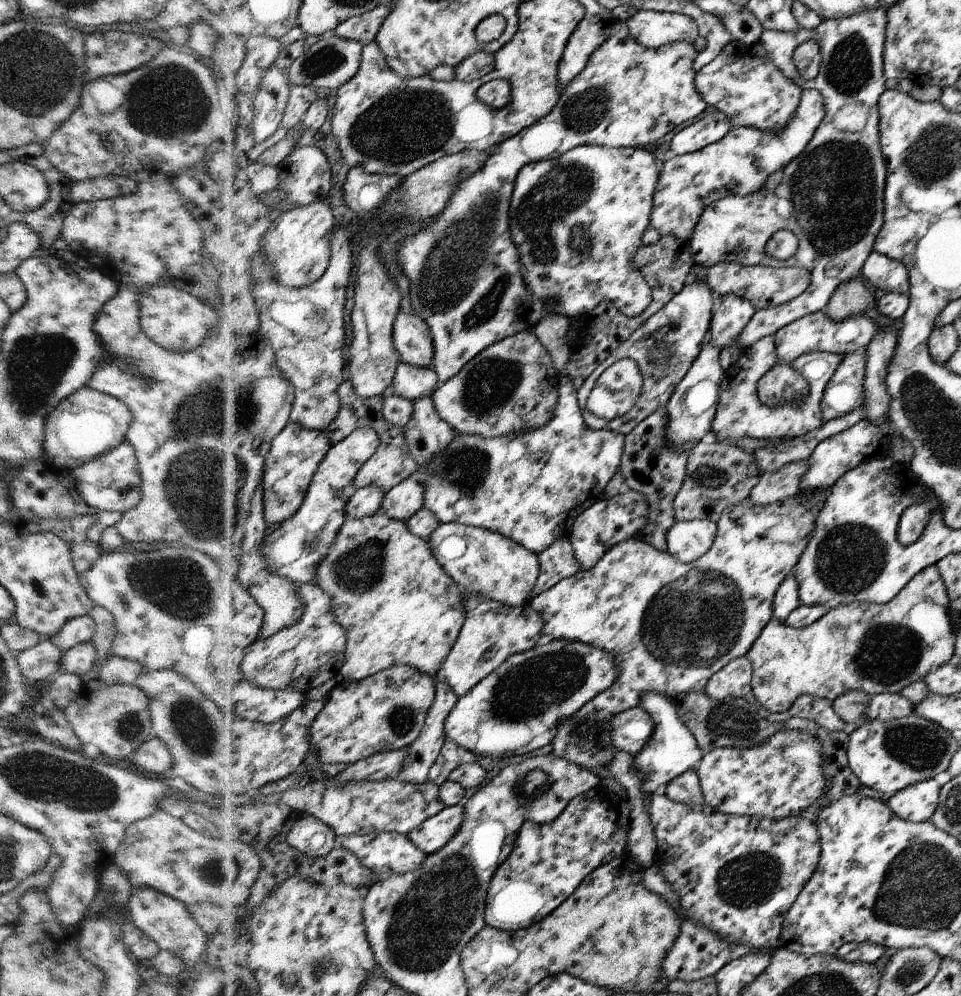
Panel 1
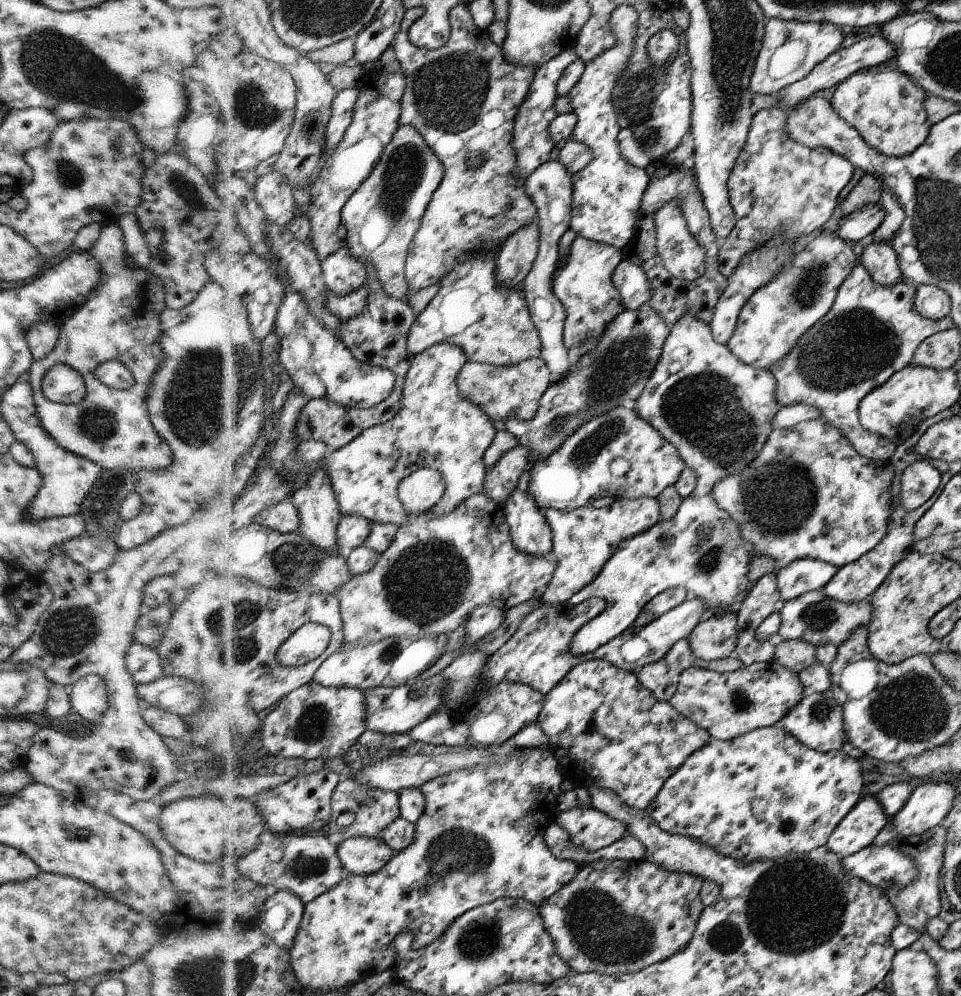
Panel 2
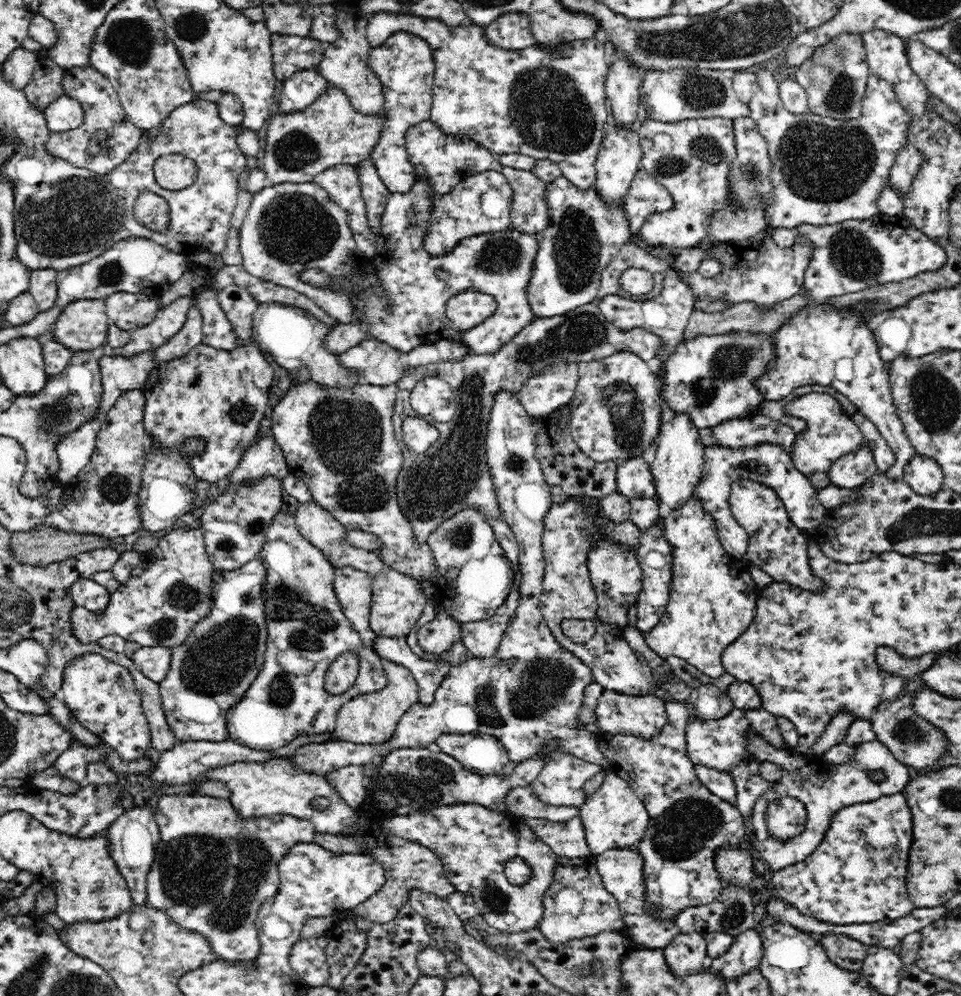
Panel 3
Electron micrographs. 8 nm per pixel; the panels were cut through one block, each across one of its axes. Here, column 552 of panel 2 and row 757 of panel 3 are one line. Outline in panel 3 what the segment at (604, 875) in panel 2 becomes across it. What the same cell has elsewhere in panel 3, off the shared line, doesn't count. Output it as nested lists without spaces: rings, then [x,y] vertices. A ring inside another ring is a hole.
[[[902,690],[896,698],[884,700],[876,707],[871,717],[872,729],[875,738],[884,743],[891,750],[896,759],[904,763],[904,766],[914,770],[932,766],[940,754],[944,751],[945,740],[936,726],[930,725],[921,718],[913,709],[912,694]]]

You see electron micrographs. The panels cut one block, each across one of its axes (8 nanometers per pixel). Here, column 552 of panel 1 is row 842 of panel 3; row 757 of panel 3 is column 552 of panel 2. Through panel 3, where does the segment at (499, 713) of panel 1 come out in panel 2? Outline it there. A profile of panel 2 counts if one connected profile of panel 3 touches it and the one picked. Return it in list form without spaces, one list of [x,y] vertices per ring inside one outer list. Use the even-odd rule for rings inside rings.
[[[602,598],[588,599],[579,603],[578,606],[569,605],[568,602],[558,604],[558,606],[550,606],[546,603],[538,604],[522,620],[511,638],[490,656],[487,664],[484,664],[484,680],[492,682],[492,684],[498,684],[502,680],[512,681],[512,684],[528,685],[545,695],[558,687],[562,680],[581,662],[594,658],[608,660],[618,668],[636,673],[647,664],[662,659],[676,642],[687,639],[690,632],[694,630],[694,626],[708,613],[704,600],[687,598],[678,607],[656,617],[649,624],[641,627],[632,625],[594,652],[574,656],[572,640],[575,639],[576,632],[584,624],[588,624],[590,620],[600,616],[600,612],[604,612],[604,608],[606,608],[606,602]]]

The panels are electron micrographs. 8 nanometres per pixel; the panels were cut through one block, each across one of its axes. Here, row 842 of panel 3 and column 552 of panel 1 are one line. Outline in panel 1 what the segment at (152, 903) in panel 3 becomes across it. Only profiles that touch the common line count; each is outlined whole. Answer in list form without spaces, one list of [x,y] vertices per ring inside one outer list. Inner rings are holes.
[[[578,145],[562,156],[528,164],[515,180],[511,202],[511,232],[516,232],[528,264],[529,289],[551,302],[552,314],[583,319],[601,300],[614,302],[627,317],[637,317],[653,302],[653,292],[640,271],[630,266],[632,257],[643,245],[642,237],[651,222],[654,196],[658,189],[656,158],[642,148]],[[582,226],[589,238],[589,249],[576,252],[570,247],[572,227]]]

